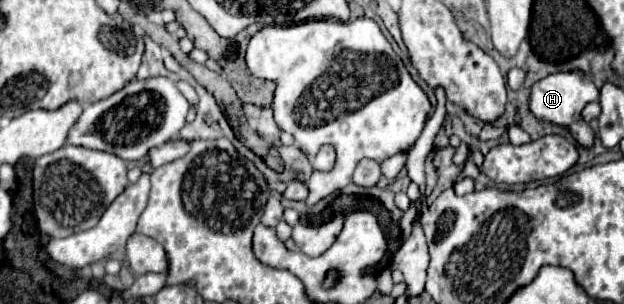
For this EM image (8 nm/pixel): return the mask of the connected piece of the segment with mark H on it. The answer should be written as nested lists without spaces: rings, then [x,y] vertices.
[[[568,71],[568,73],[554,73],[548,75],[540,81],[536,81],[530,89],[530,113],[540,119],[540,121],[548,121],[560,127],[566,127],[570,131],[570,135],[584,147],[590,147],[594,143],[594,131],[592,127],[582,119],[582,109],[596,101],[600,97],[596,85],[592,83],[592,79],[580,71]]]

